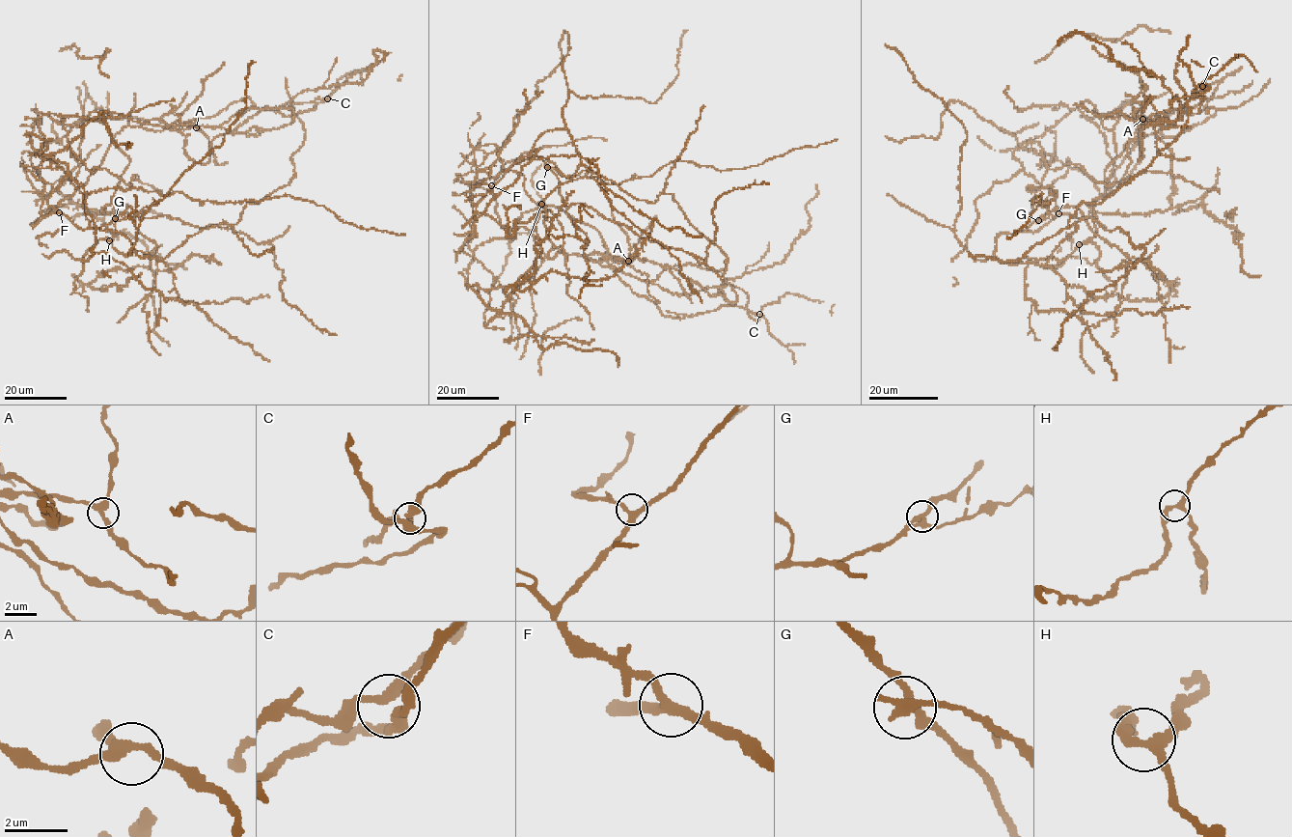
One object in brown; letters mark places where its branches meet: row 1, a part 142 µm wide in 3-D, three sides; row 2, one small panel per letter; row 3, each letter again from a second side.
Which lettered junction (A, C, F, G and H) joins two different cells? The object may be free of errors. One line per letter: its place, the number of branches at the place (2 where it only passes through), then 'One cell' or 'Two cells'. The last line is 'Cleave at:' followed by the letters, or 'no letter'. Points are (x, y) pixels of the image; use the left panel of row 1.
A: Place: (196, 127). Branches: 3. One cell
C: Place: (327, 98). Branches: 4. One cell
F: Place: (59, 212). Branches: 3. One cell
G: Place: (115, 218). Branches: 4. Two cells
H: Place: (109, 240). Branches: 3. One cell
Cleave at: G

